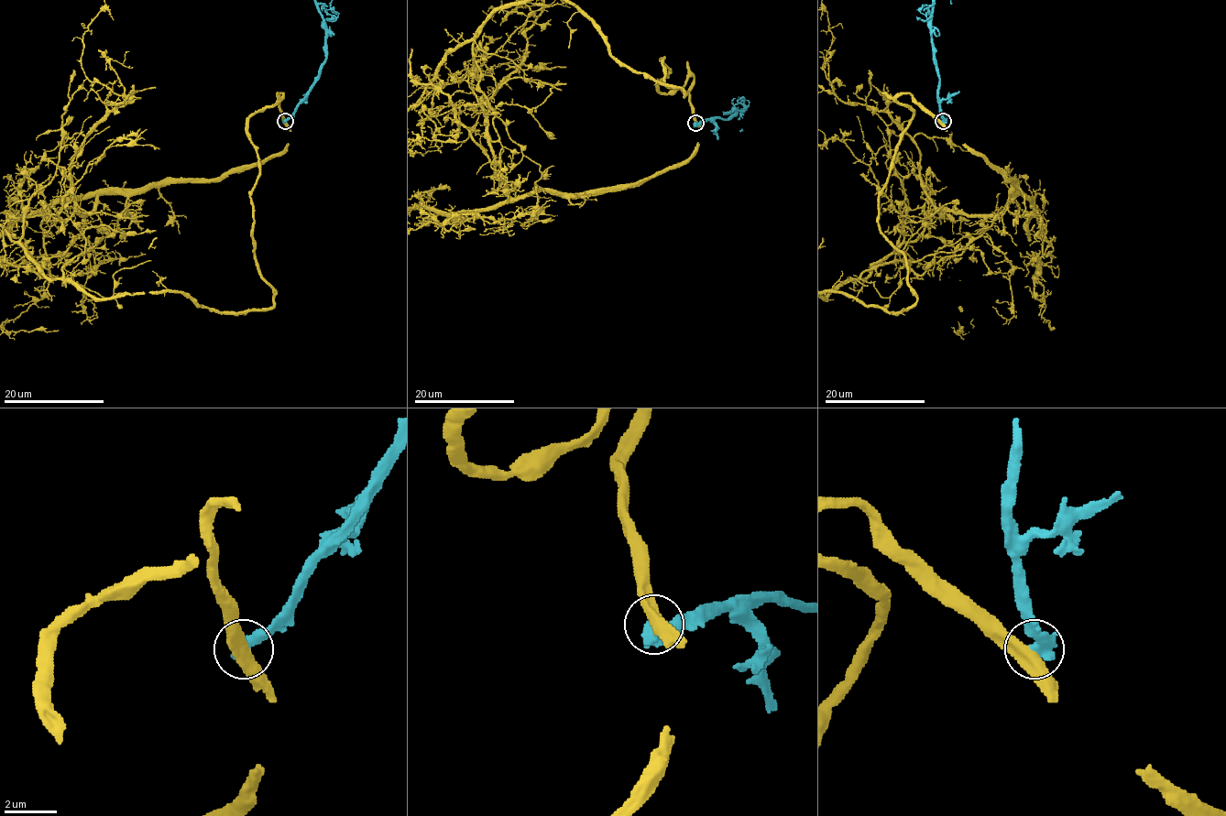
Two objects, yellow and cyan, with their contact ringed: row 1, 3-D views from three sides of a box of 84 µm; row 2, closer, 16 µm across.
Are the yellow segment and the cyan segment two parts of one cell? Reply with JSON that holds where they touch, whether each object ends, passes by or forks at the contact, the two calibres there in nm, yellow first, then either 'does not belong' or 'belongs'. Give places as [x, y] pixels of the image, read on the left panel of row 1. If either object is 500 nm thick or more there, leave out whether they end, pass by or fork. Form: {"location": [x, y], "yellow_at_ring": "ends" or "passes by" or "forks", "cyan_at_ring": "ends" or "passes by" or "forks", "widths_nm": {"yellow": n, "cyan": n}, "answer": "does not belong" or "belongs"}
{"location": [285, 121], "widths_nm": {"yellow": 480, "cyan": 700}, "answer": "does not belong"}

